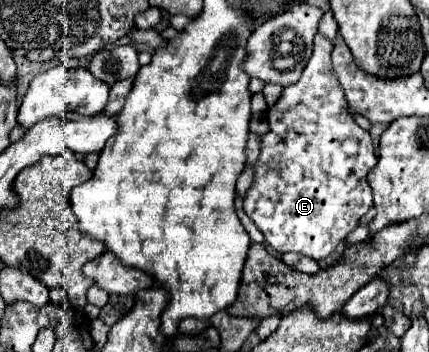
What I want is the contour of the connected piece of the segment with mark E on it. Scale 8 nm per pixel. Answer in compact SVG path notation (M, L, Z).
M315 35L313 55L301 79L285 87L277 103L267 109L269 131L261 135L259 159L253 167L253 185L243 199L245 213L277 253L283 255L295 251L315 261L329 257L331 251L343 243L349 231L357 227L361 215L373 207L367 173L377 163L371 135L363 131L347 111L345 93L333 71L331 51L333 43L321 35Z

